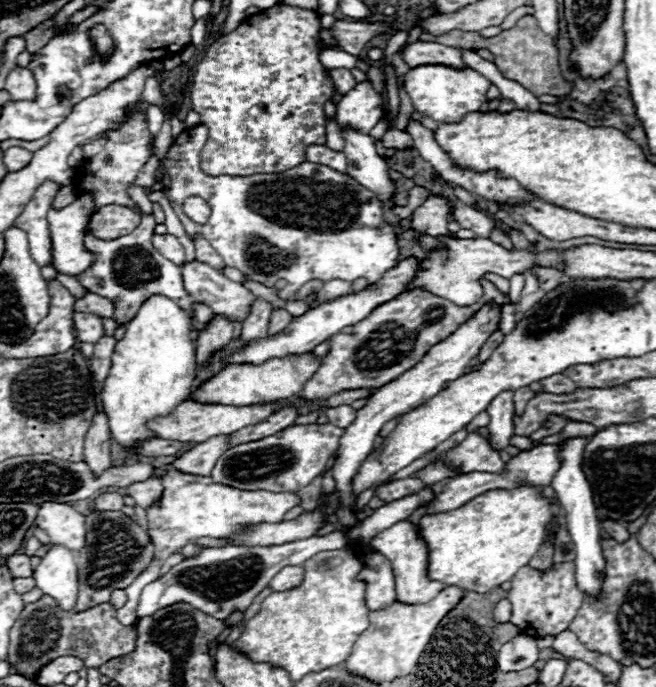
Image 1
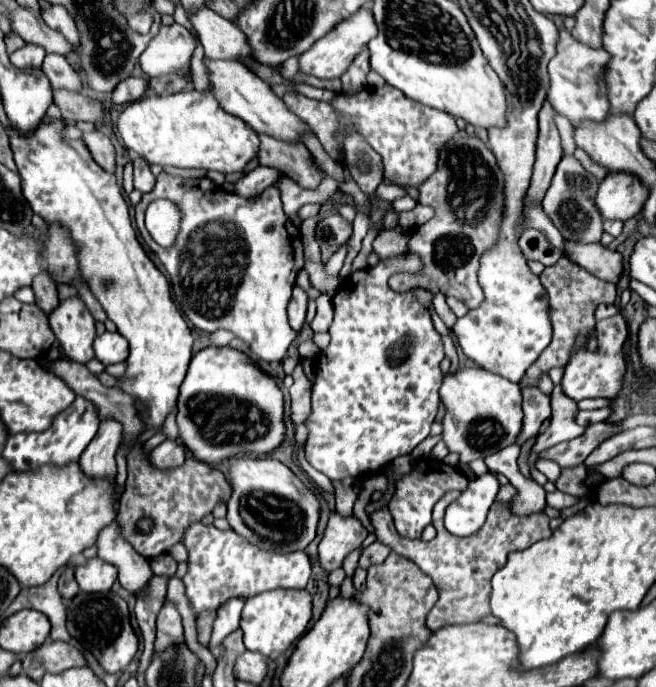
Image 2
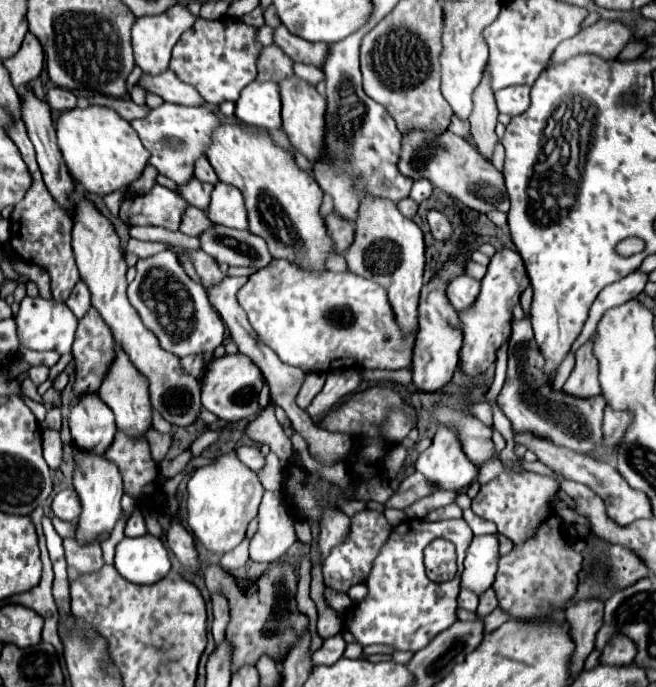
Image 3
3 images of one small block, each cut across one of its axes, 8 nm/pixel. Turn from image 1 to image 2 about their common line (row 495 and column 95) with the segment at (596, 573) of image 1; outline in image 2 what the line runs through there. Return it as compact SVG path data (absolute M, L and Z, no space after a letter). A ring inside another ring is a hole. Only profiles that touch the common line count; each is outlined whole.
M98 556L76 568L76 582L84 592L108 592L116 578L118 568L114 564L106 564Z

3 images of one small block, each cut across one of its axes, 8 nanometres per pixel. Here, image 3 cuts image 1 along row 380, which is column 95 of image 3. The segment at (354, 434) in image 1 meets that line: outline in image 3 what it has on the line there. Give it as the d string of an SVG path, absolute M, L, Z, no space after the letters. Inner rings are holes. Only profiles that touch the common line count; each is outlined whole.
M88 392L88 396L80 396L78 402L72 404L68 426L74 444L80 450L96 454L104 454L116 434L112 410L94 392Z

